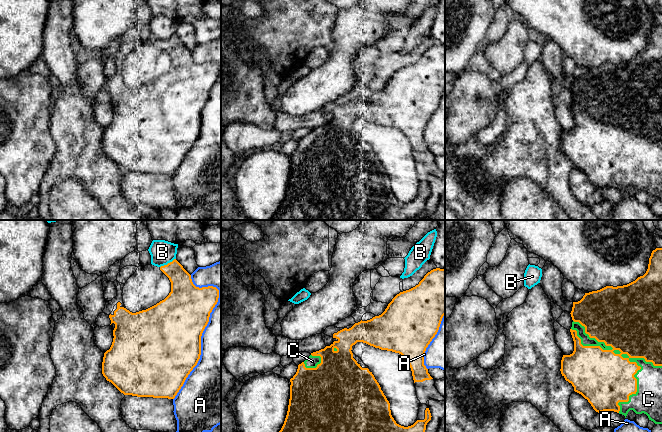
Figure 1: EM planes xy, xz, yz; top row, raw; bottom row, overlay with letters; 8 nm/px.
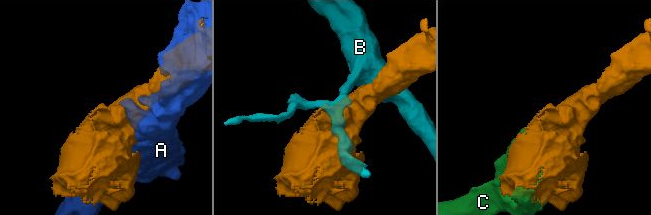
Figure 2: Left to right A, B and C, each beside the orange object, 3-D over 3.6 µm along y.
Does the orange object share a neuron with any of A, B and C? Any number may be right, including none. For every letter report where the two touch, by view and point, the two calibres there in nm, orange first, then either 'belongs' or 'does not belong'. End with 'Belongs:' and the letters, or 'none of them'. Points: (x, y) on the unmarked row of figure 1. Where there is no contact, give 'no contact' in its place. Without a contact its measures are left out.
A: xy (204, 104) | 460/320 nm | does not belong
B: xy (168, 39) | 200/200 nm | does not belong
C: yz (631, 138) | 440/200 nm | belongs
Belongs: C

